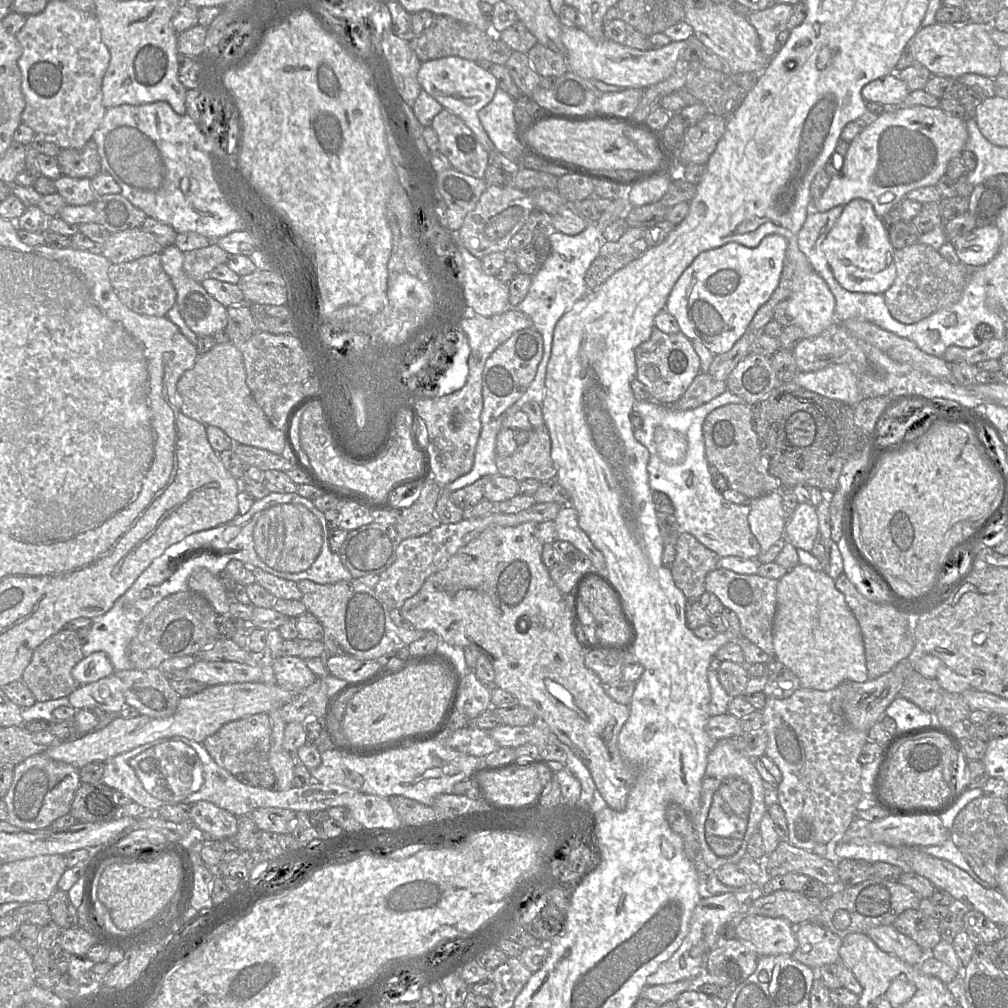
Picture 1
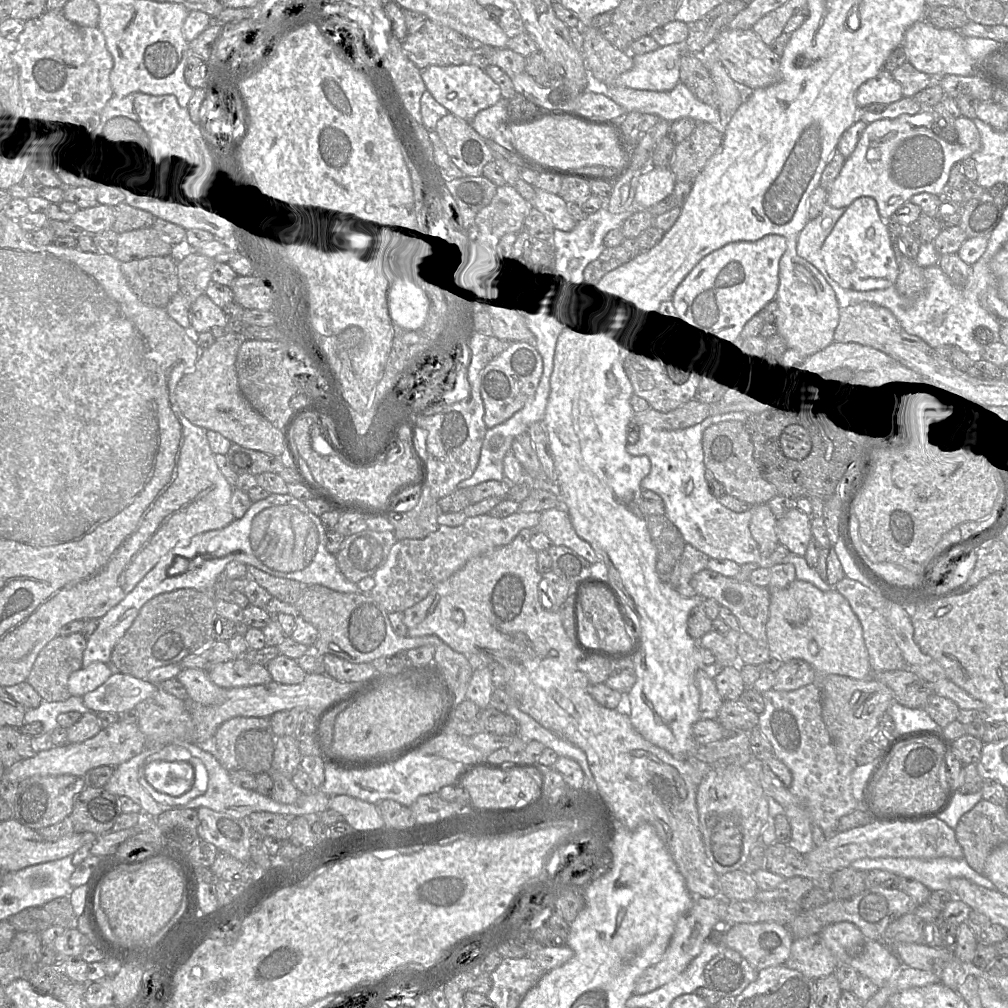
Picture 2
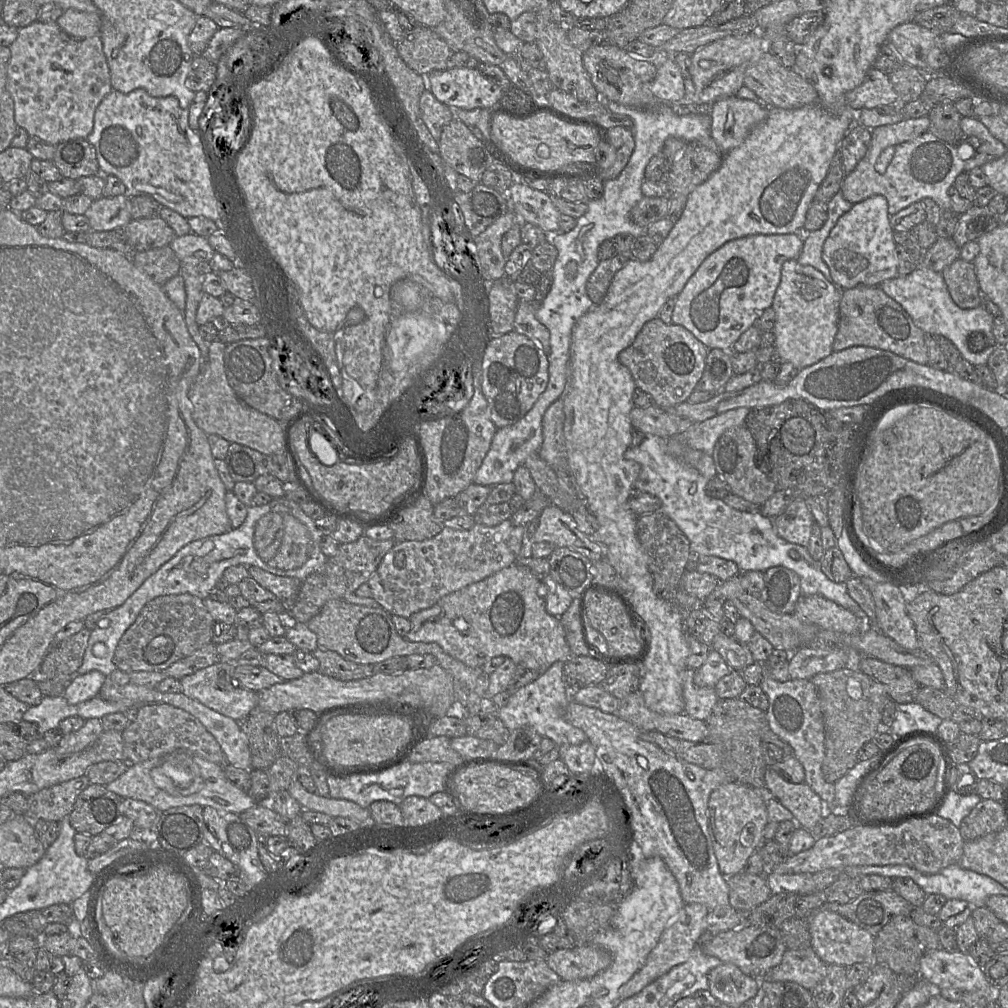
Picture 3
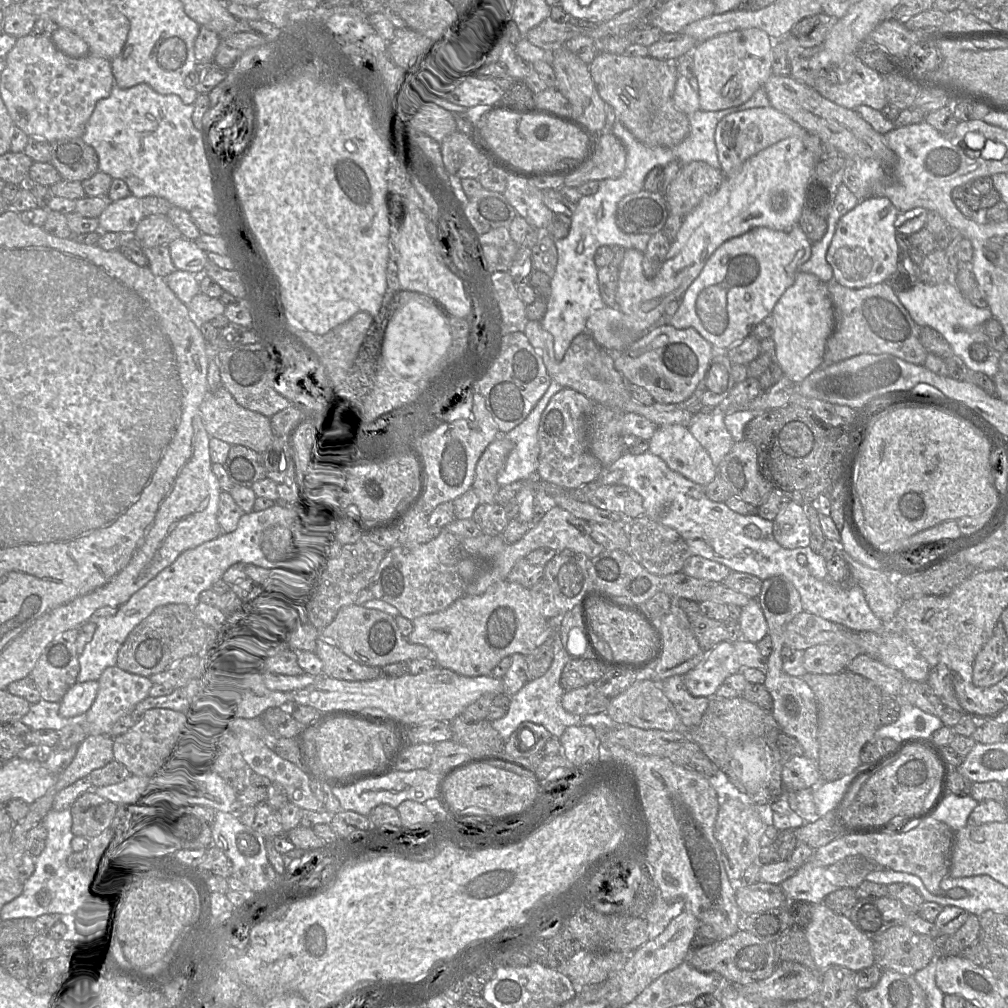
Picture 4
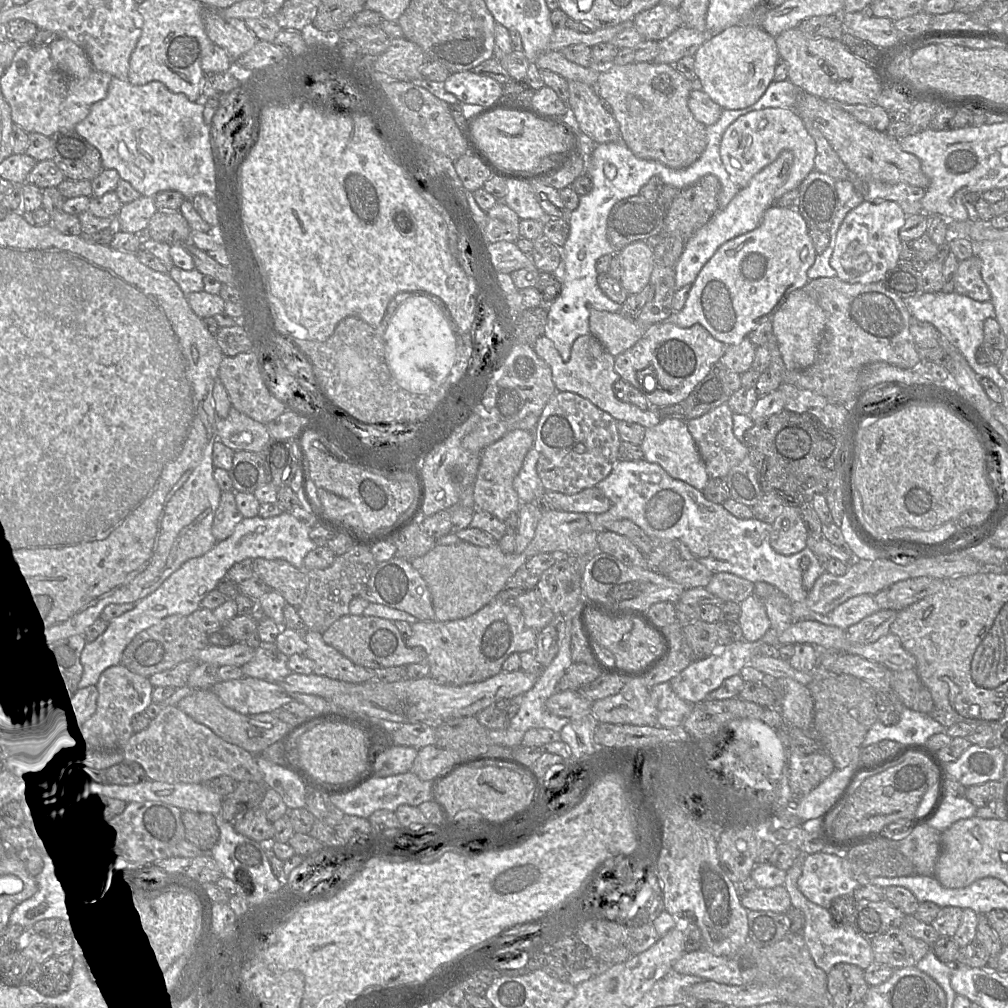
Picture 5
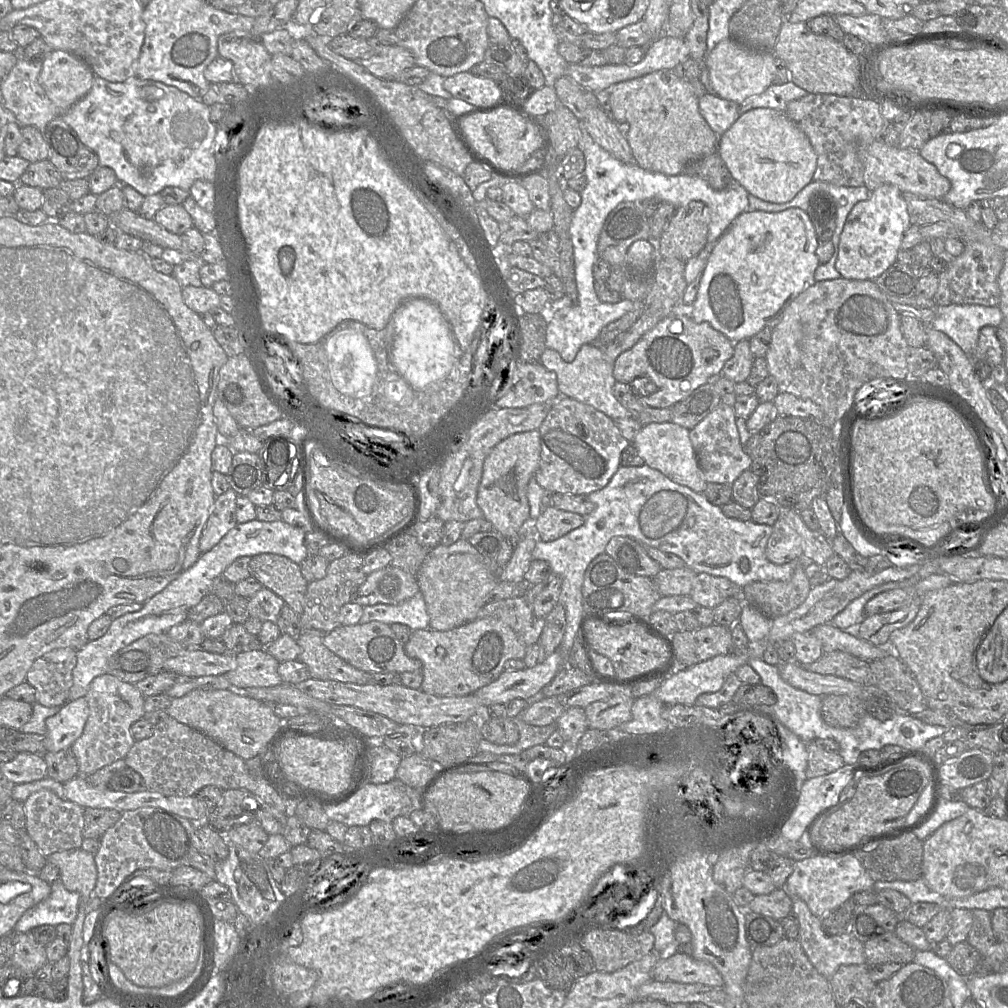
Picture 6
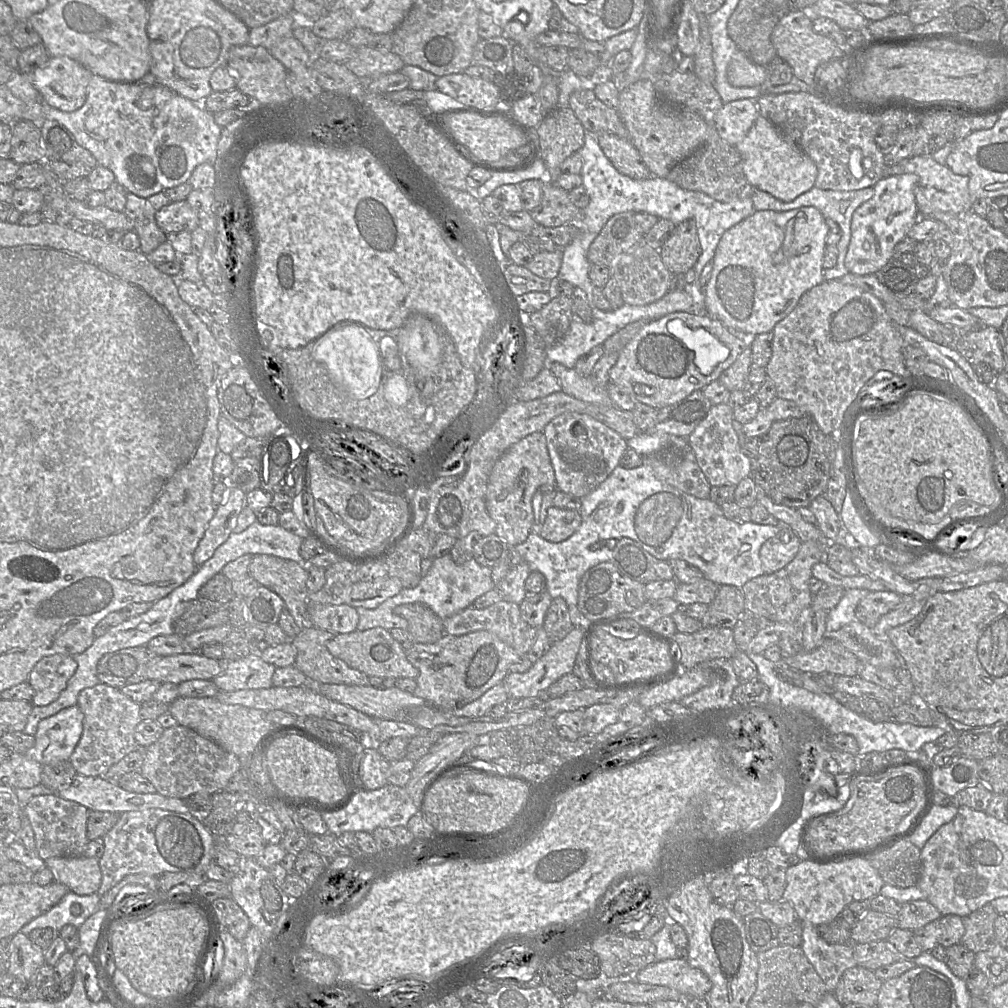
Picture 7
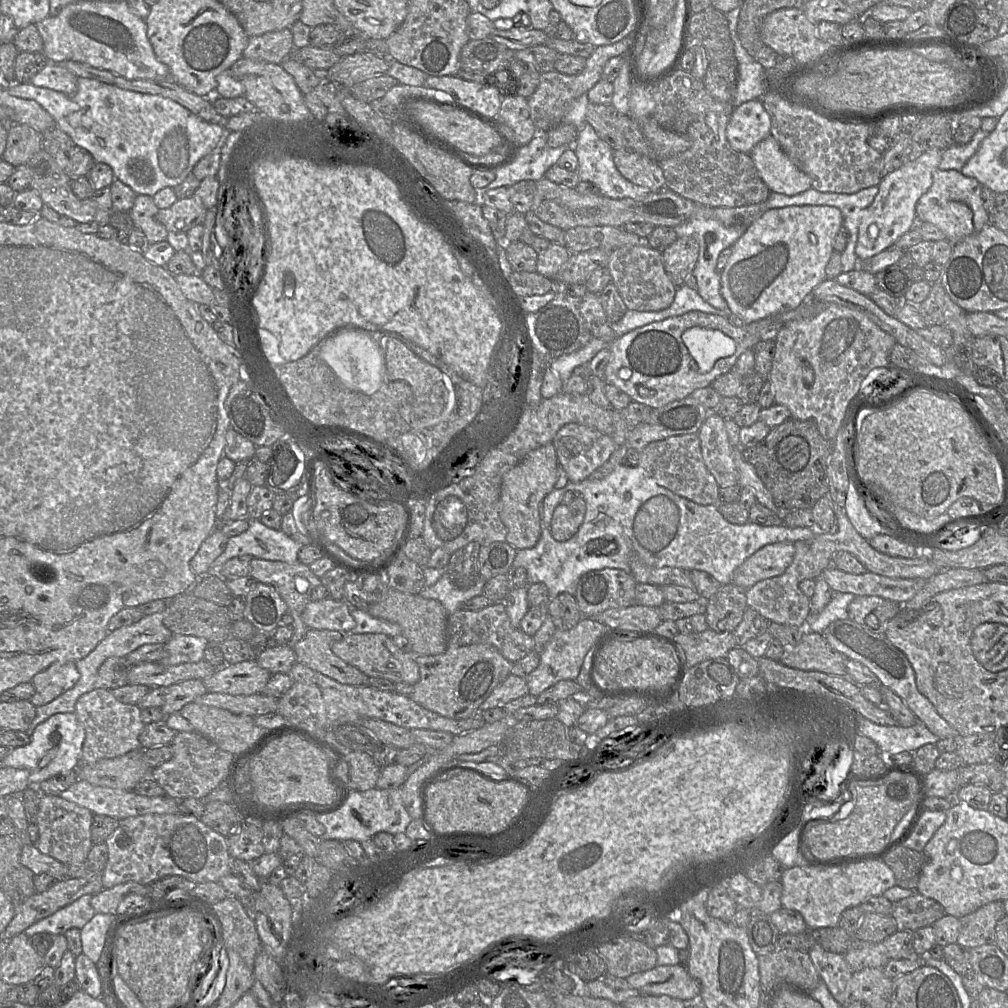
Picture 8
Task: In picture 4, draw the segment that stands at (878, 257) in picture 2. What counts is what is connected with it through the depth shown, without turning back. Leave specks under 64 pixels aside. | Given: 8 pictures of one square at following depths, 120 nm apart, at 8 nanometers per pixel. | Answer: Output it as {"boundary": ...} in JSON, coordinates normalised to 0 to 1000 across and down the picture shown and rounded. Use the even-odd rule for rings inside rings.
{"boundary":[[[865,194],[852,201],[830,221],[828,232],[819,251],[826,277],[840,286],[865,284],[878,278],[888,269],[892,245],[887,221],[892,209],[880,195]]]}

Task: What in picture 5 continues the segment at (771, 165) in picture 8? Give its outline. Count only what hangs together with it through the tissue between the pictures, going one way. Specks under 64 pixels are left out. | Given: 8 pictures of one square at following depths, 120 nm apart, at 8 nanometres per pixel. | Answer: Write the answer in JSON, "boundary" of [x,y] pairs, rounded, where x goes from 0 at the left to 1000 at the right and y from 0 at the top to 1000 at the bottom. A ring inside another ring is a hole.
{"boundary":[[[758,107],[734,115],[716,135],[714,156],[726,180],[732,186],[738,187],[749,173],[769,160],[777,149],[785,150],[788,160],[782,178],[769,191],[770,197],[774,197],[780,191],[792,188],[796,180],[809,168],[809,140],[789,109]]]}

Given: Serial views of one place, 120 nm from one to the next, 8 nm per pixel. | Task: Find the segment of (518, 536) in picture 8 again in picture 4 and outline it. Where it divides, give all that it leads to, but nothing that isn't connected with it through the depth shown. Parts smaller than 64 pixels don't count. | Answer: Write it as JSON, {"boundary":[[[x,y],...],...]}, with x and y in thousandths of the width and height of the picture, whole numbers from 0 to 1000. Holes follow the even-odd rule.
{"boundary":[[[496,432],[481,445],[474,456],[468,485],[476,499],[491,499],[491,491],[496,485],[493,472],[508,445],[508,438],[500,432]]]}

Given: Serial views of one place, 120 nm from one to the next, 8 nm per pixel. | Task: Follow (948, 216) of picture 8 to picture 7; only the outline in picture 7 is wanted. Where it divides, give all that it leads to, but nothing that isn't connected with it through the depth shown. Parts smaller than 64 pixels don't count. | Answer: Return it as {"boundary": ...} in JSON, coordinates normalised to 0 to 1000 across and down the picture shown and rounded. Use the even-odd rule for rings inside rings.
{"boundary":[[[924,154],[899,157],[886,164],[877,163],[877,175],[907,172],[912,179],[907,187],[912,213],[928,209],[953,211],[963,208],[965,198],[961,191],[961,176],[947,173],[939,164],[934,164]]]}

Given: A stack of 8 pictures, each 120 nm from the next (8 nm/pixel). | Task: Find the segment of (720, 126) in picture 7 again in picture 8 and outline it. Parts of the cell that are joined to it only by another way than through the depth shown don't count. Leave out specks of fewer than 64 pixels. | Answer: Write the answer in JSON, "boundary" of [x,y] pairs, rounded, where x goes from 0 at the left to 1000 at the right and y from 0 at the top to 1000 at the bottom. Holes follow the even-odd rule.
{"boundary":[[[755,98],[728,106],[720,127],[725,146],[743,153],[754,140],[765,134],[765,118]]]}

